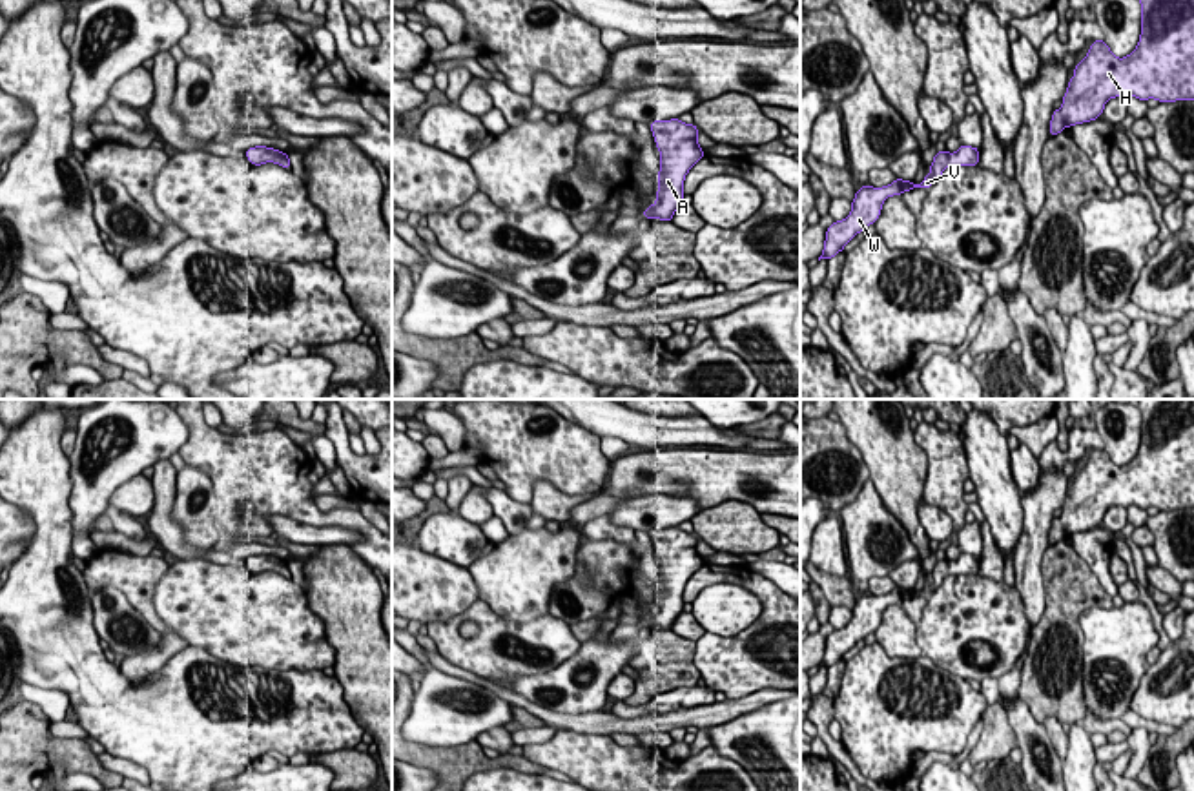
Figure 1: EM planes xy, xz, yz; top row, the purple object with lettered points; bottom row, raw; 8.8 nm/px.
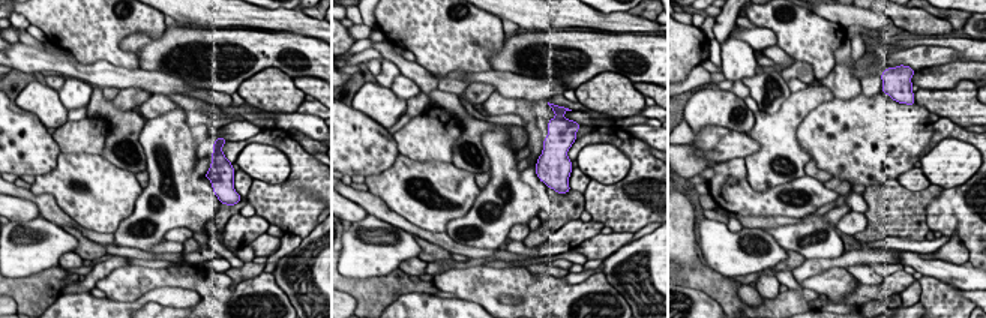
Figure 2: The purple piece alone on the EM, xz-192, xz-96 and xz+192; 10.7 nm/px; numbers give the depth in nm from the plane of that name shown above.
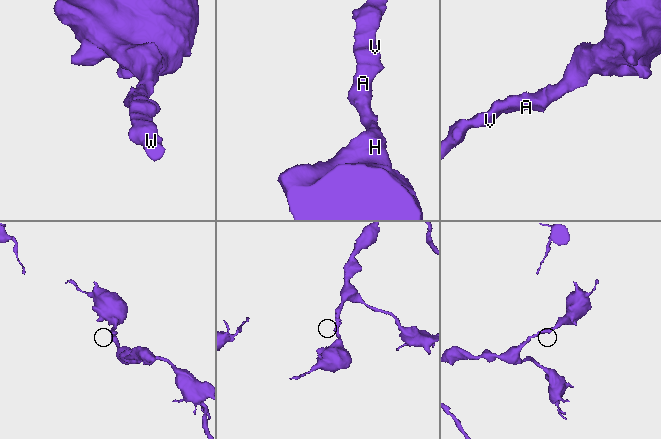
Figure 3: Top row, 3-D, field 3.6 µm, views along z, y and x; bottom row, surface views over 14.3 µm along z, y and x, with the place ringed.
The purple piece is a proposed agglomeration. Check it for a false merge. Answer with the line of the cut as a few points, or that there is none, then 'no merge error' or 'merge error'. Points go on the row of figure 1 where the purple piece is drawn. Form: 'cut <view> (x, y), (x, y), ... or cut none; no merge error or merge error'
cut none; no merge error

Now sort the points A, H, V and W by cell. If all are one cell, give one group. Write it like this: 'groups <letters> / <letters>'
groups A H V W

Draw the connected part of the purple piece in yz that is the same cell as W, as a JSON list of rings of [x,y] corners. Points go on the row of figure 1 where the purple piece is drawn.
[[[962,146],[955,151],[937,151],[933,162],[930,166],[930,173],[924,177],[921,184],[913,180],[895,179],[891,184],[882,188],[873,188],[870,184],[862,186],[855,191],[855,199],[851,202],[851,211],[846,219],[831,222],[826,231],[824,250],[818,257],[831,259],[860,231],[864,231],[870,224],[875,224],[880,217],[882,204],[888,197],[902,195],[913,188],[930,190],[933,182],[939,180],[942,171],[948,166],[977,166],[979,164],[979,148]]]

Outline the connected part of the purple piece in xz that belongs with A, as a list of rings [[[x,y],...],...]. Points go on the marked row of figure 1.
[[[680,118],[653,120],[651,131],[660,149],[660,171],[656,202],[642,215],[649,221],[673,221],[674,211],[684,204],[684,180],[689,170],[704,159],[704,149],[698,146],[698,128],[684,124]]]

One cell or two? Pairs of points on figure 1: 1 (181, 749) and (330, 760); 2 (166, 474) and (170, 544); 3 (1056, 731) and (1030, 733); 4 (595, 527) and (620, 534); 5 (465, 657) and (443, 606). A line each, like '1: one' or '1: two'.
1: two
2: one
3: two
4: one
5: two

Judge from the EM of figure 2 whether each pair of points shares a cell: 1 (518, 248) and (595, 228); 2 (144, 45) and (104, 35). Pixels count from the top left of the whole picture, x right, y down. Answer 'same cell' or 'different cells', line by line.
1: same cell
2: different cells

